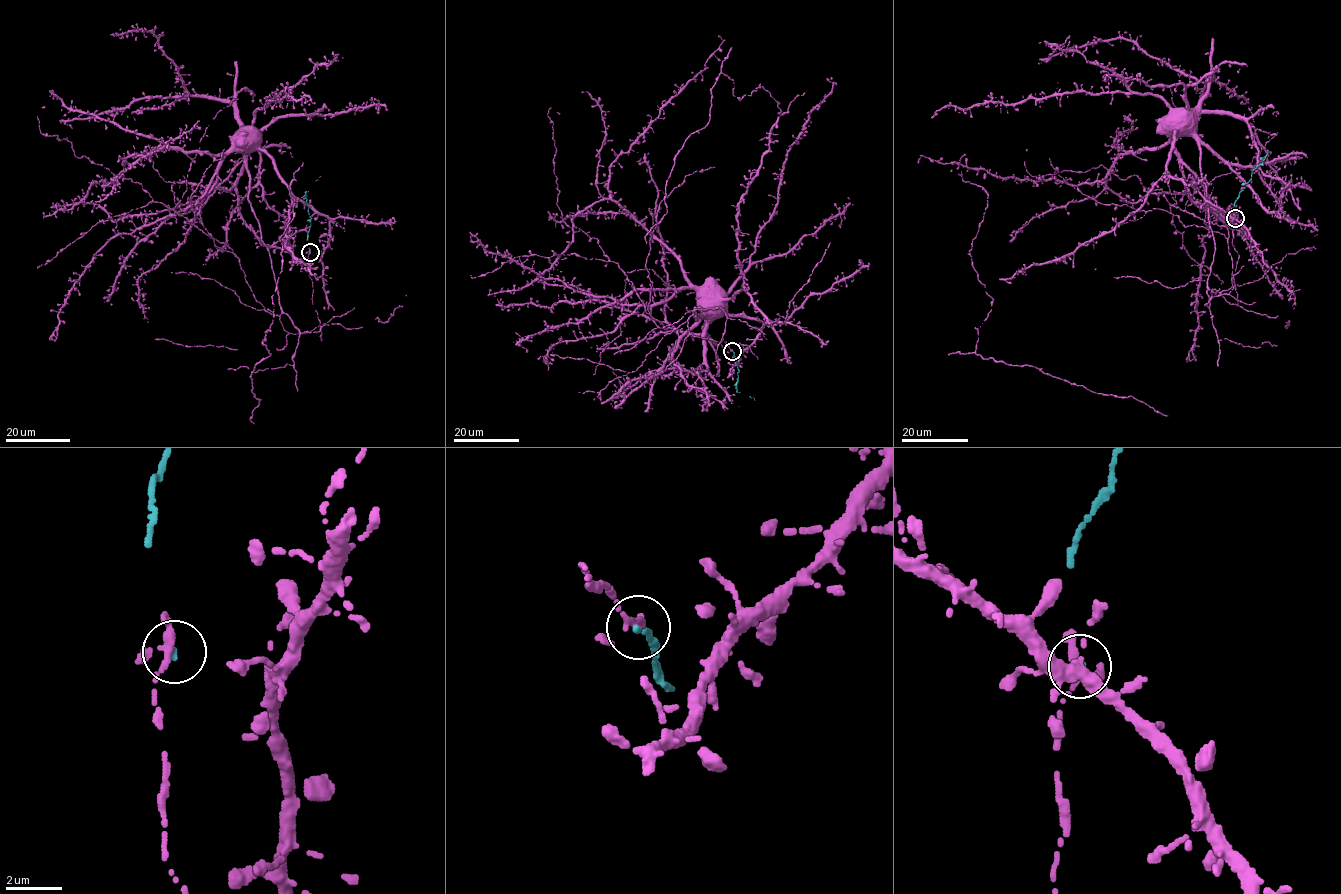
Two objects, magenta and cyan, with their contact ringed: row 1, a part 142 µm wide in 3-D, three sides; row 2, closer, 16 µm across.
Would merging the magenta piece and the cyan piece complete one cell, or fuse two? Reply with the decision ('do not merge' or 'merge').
merge

